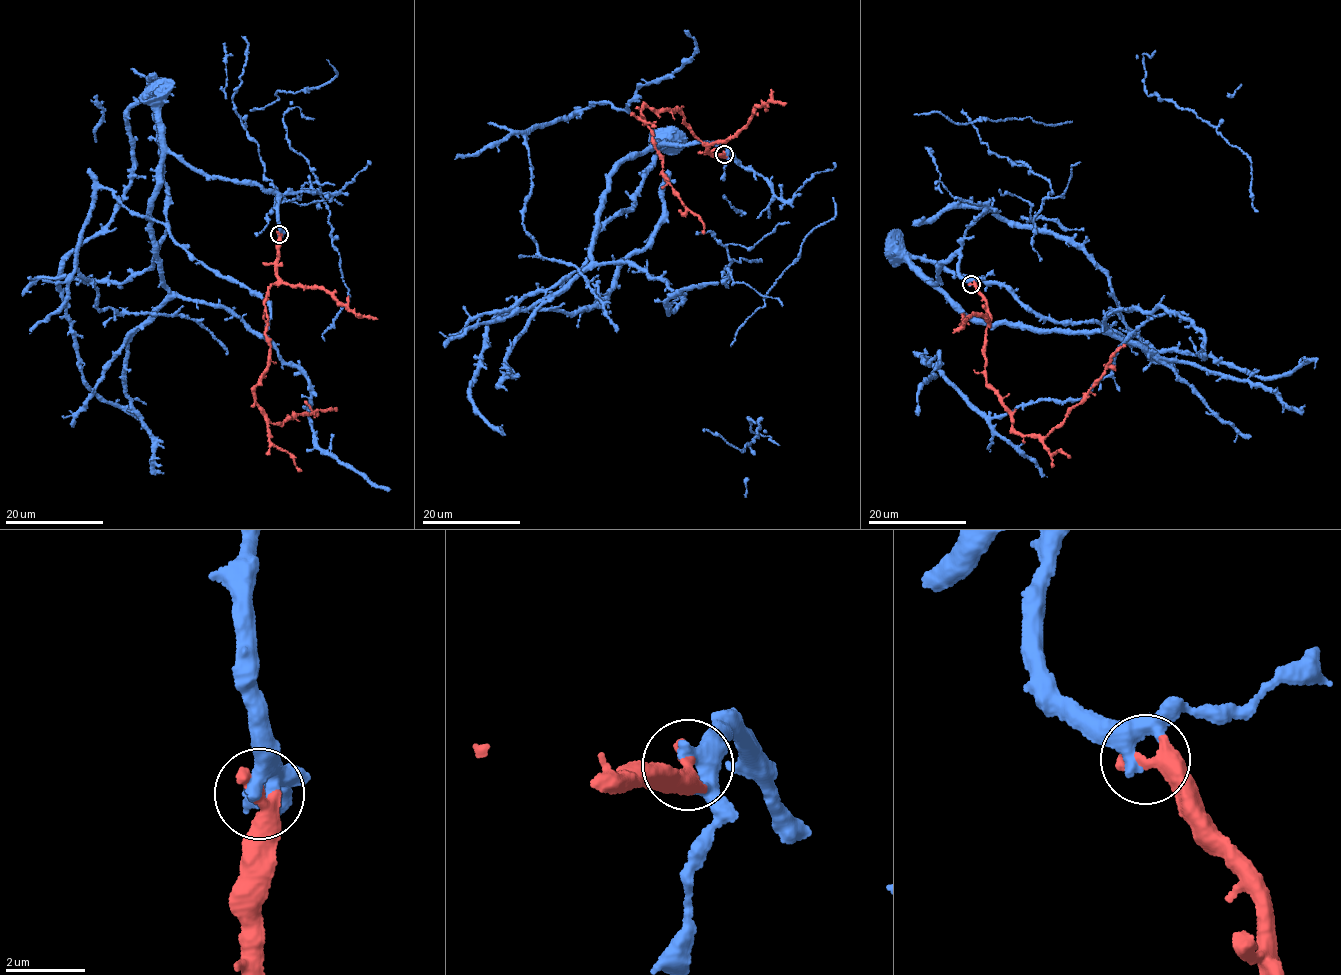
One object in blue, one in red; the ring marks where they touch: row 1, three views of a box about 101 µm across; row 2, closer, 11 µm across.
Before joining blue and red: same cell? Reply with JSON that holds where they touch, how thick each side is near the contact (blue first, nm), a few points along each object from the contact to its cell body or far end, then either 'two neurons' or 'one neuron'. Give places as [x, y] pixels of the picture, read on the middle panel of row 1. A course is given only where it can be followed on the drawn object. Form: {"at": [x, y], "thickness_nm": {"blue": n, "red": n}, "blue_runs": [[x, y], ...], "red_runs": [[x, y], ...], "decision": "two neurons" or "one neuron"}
{"at": [724, 154], "thickness_nm": {"blue": 280, "red": 500}, "blue_runs": [[724, 153], [658, 144], [619, 164], [587, 270], [525, 230], [525, 134], [625, 109], [694, 52], [684, 30]], "red_runs": [[724, 154], [712, 155], [675, 107], [646, 106], [641, 111], [664, 178], [703, 223], [703, 234]], "decision": "one neuron"}

